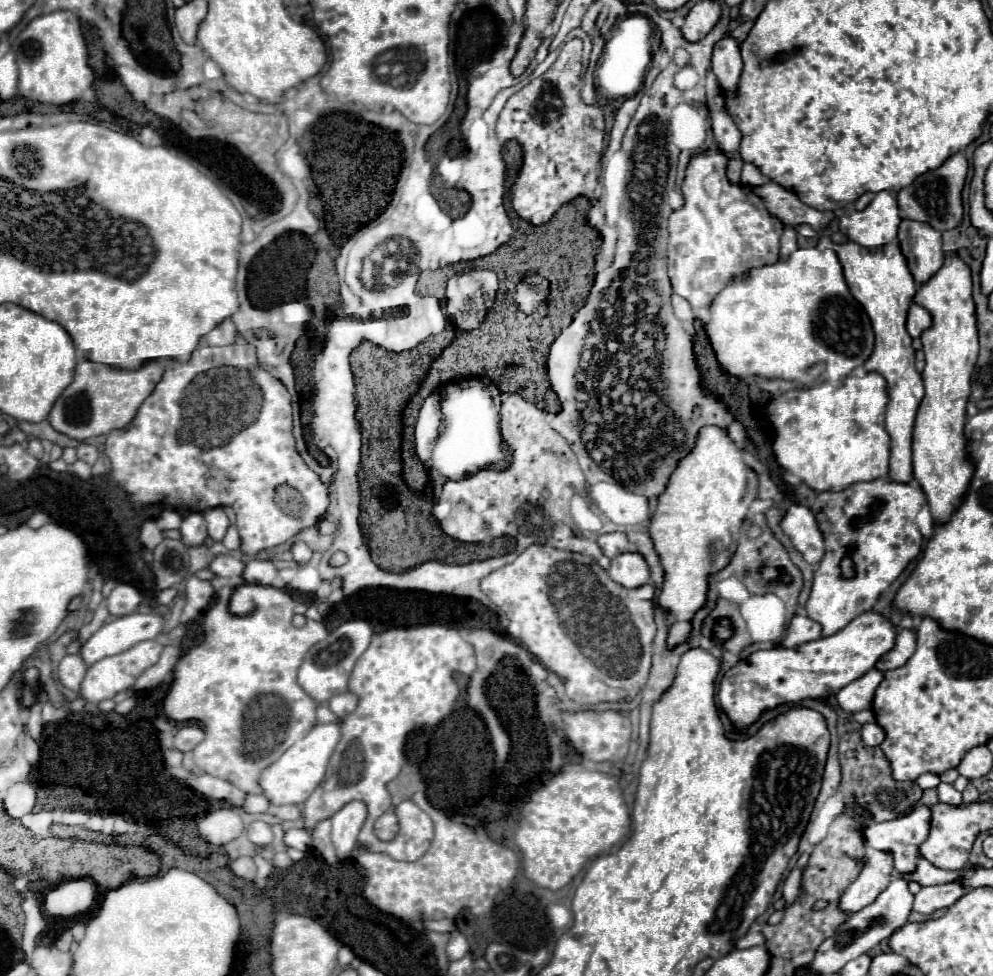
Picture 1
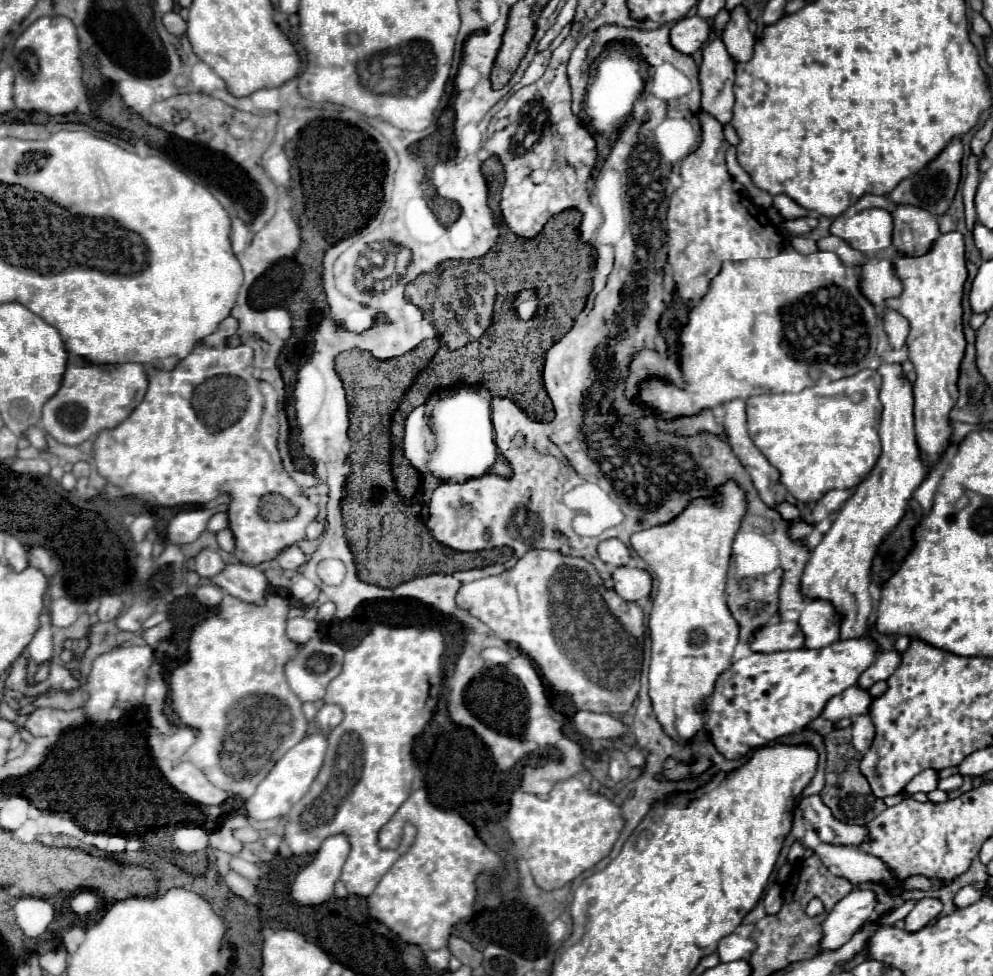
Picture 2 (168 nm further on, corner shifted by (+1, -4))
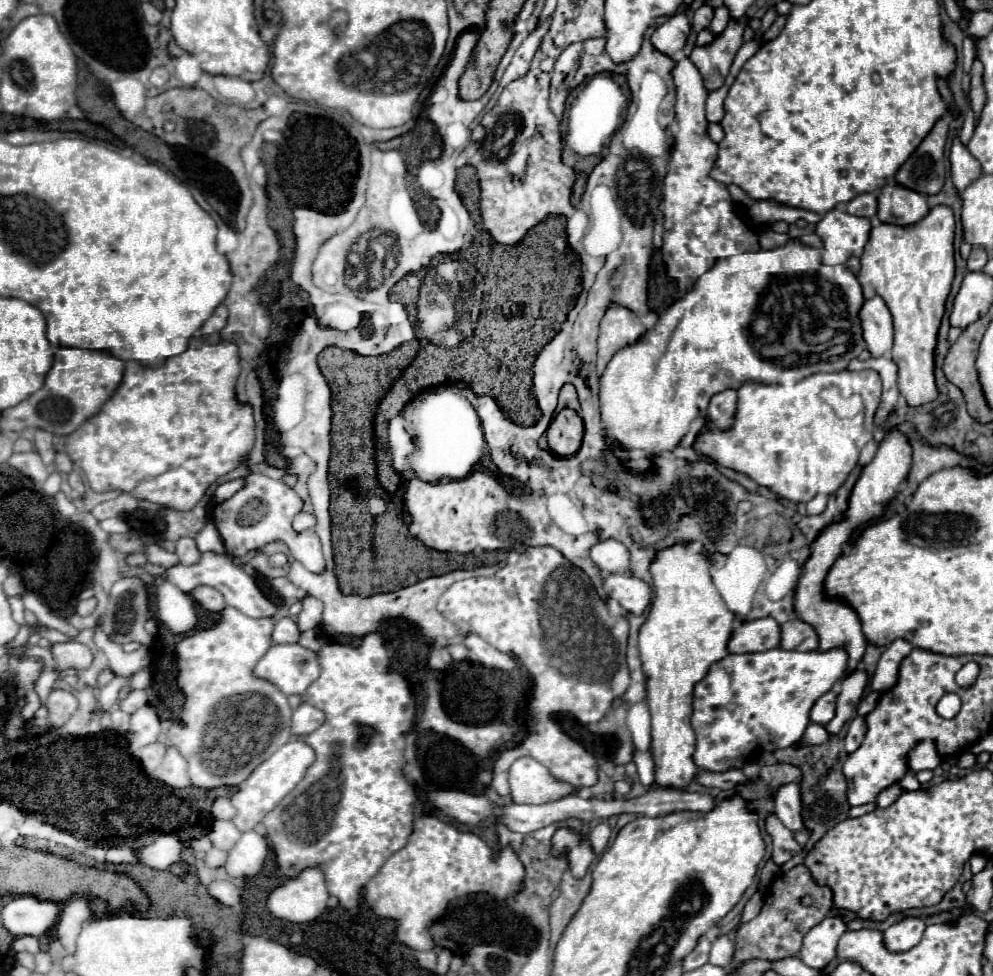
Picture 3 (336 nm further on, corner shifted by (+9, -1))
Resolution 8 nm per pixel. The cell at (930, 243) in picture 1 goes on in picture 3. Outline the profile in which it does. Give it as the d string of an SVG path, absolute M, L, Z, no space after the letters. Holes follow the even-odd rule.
M888 183L880 195L878 195L878 221L888 225L908 225L924 219L928 215L930 207L926 203L926 197L908 191L904 187L896 187L896 183Z

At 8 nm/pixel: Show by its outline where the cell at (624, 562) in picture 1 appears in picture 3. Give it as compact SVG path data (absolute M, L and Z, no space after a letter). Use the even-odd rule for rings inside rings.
M612 573L604 579L604 591L608 597L618 599L618 603L634 615L640 615L652 597L652 589L646 581L630 575L630 573Z

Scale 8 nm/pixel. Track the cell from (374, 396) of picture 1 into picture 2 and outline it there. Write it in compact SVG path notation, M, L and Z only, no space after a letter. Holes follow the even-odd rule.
M430 338L418 344L414 350L390 360L378 360L364 350L348 350L336 356L336 372L340 374L348 398L348 436L352 442L348 456L352 472L346 482L342 506L344 536L348 538L354 554L358 578L380 588L396 588L402 582L436 572L450 574L502 562L502 550L496 548L482 552L454 552L438 544L430 532L422 528L422 506L416 504L416 508L408 508L404 498L394 490L390 470L390 420L398 408L398 402L414 382L414 376L426 368L436 350L438 338Z

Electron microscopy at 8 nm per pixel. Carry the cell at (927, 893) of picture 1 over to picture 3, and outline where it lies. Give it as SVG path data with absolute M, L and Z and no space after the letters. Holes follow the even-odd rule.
M904 917L884 931L884 943L890 951L908 951L920 941L924 929L926 923L920 917Z

